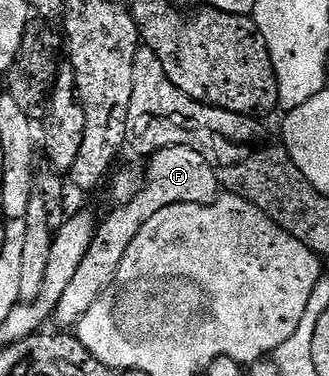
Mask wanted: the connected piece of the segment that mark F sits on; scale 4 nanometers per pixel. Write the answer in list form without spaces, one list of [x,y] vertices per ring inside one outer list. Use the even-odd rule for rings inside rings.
[[[177,145],[167,149],[159,149],[149,158],[150,166],[146,169],[146,182],[141,182],[137,193],[130,201],[119,204],[118,210],[99,224],[94,231],[94,244],[90,246],[88,255],[84,255],[84,263],[76,270],[72,283],[64,291],[60,303],[52,318],[58,327],[77,326],[84,315],[88,315],[88,307],[96,303],[96,299],[112,283],[116,271],[120,267],[120,259],[124,259],[124,251],[128,251],[128,243],[136,239],[136,231],[156,215],[156,211],[164,211],[173,205],[211,205],[219,196],[220,186],[214,168],[192,147]]]

